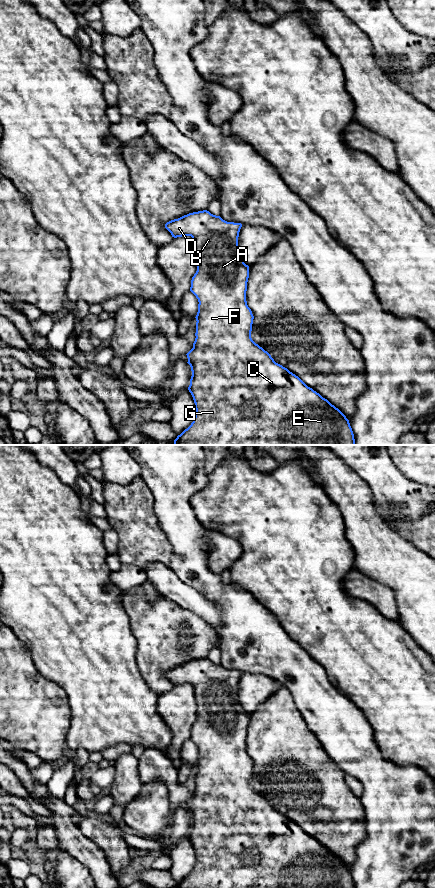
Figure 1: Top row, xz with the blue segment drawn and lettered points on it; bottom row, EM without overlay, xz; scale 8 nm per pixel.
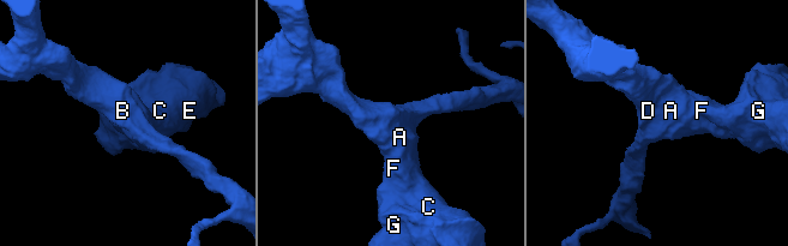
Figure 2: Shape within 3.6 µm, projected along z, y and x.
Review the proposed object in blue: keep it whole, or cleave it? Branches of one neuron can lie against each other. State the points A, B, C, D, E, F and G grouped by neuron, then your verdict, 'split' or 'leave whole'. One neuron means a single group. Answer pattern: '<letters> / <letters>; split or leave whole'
A B C D E F G; leave whole

